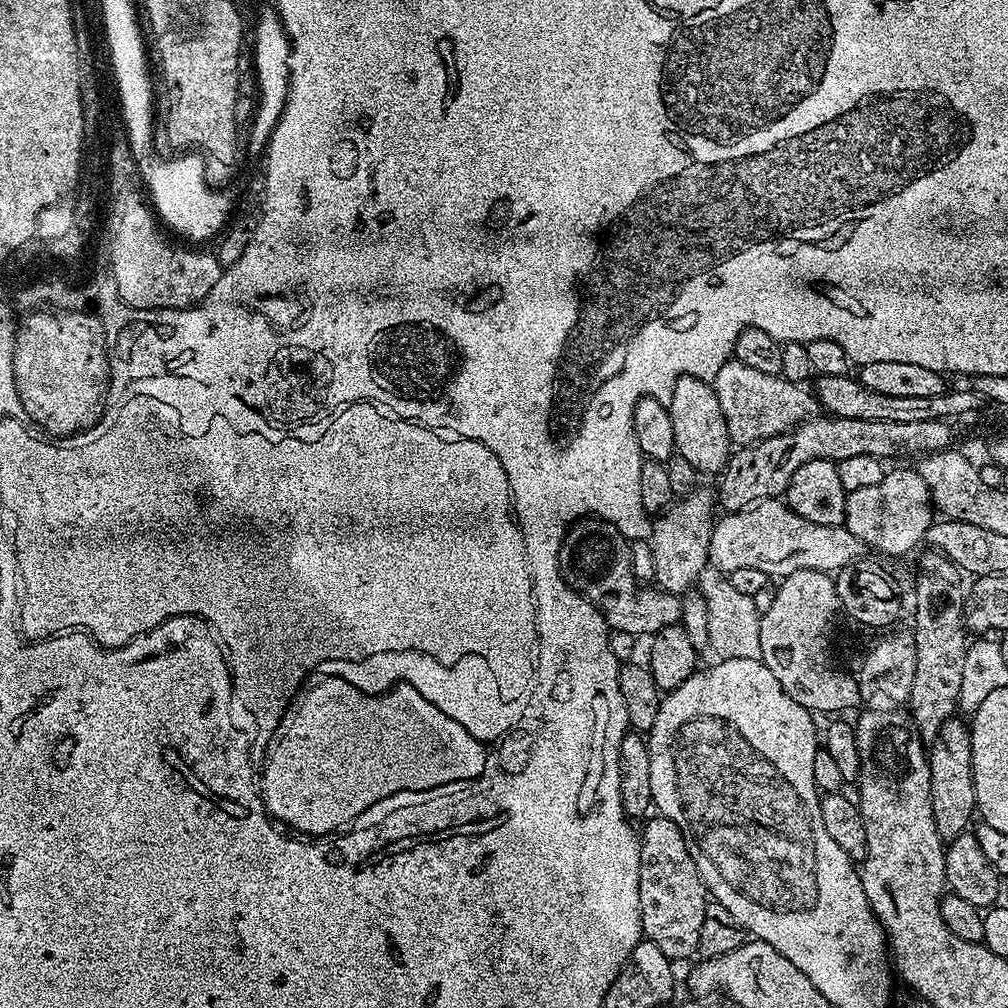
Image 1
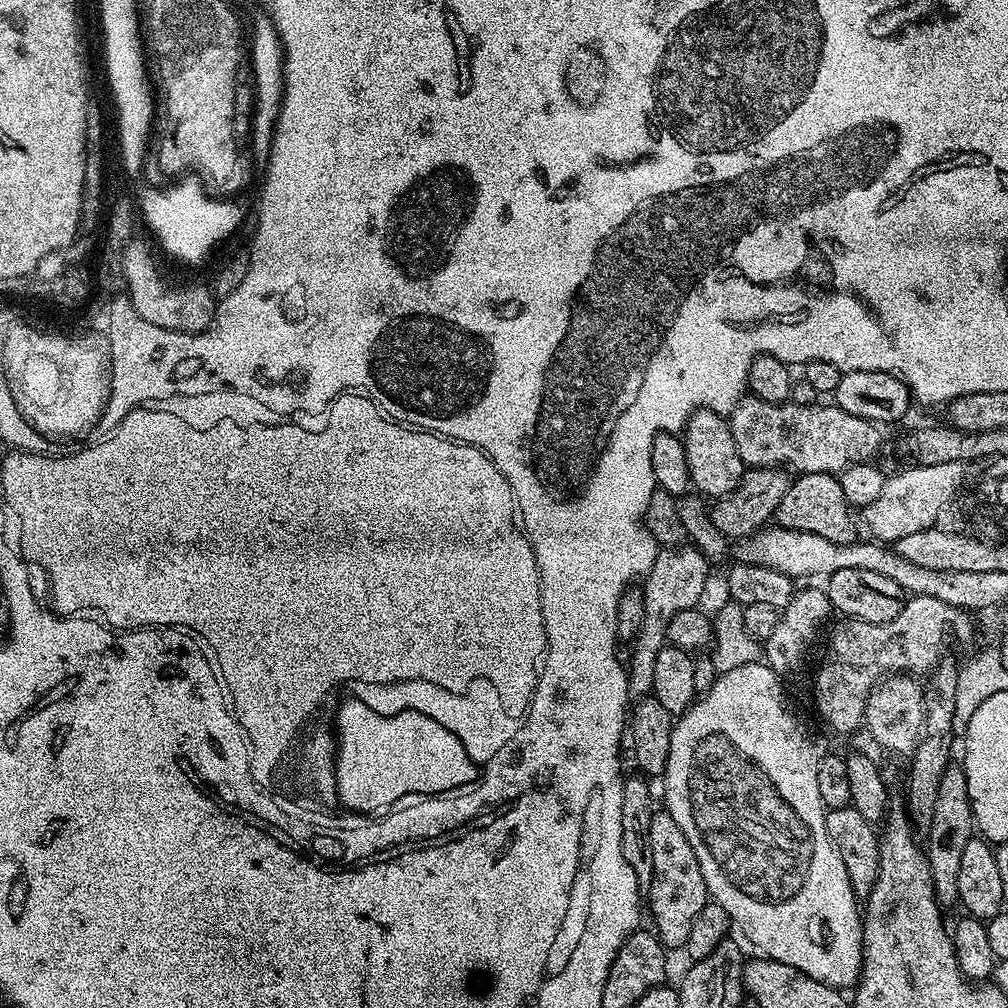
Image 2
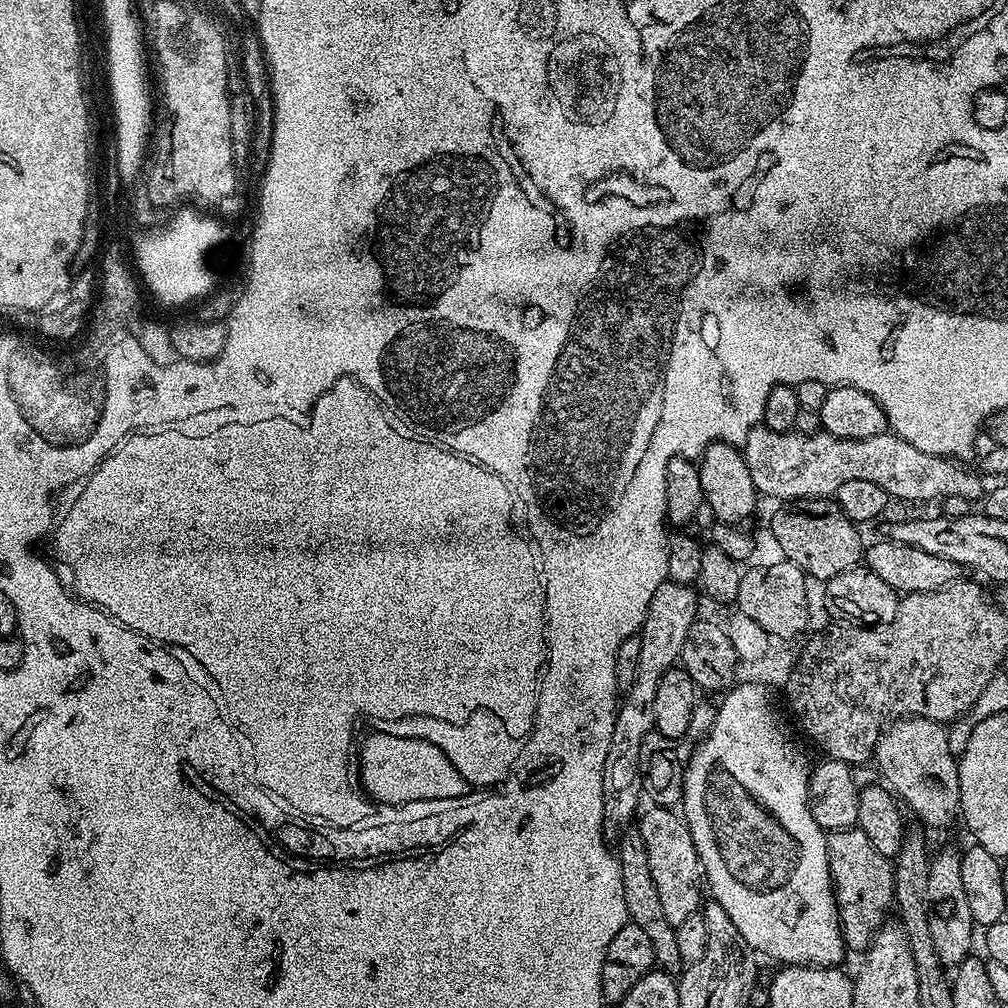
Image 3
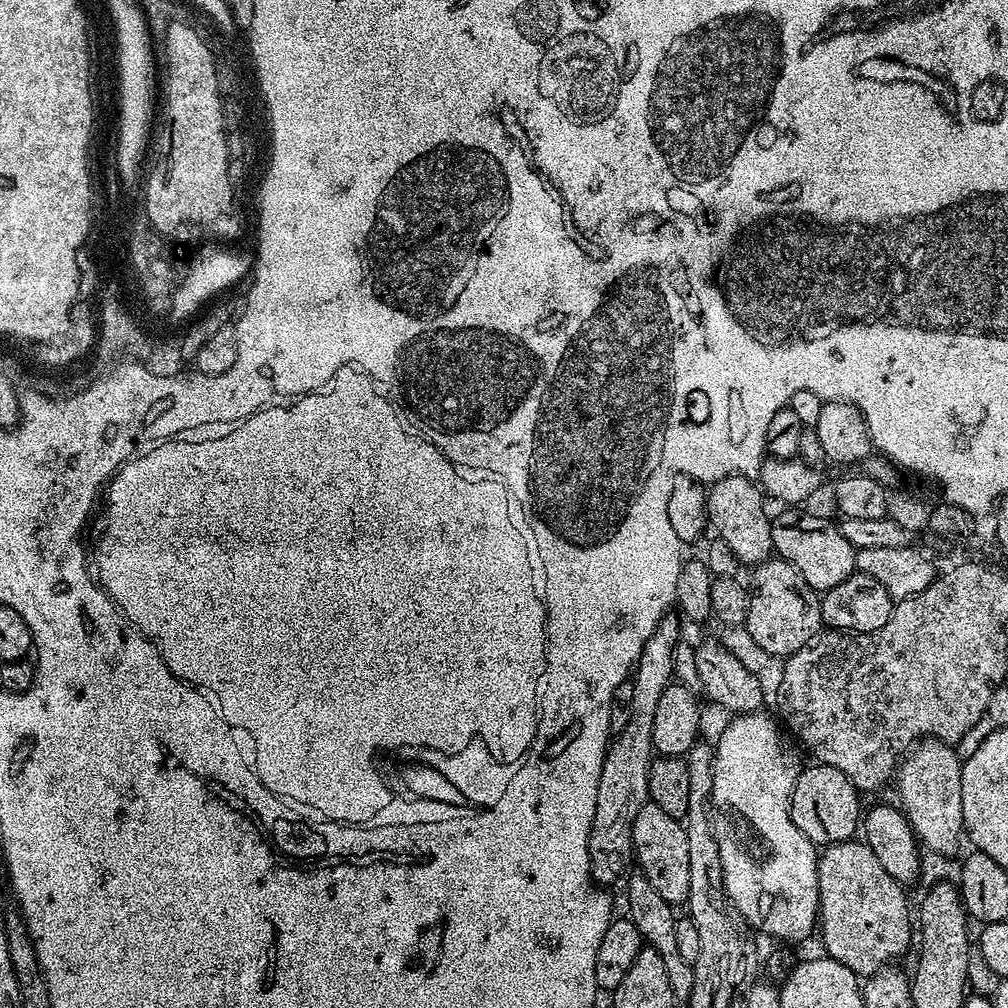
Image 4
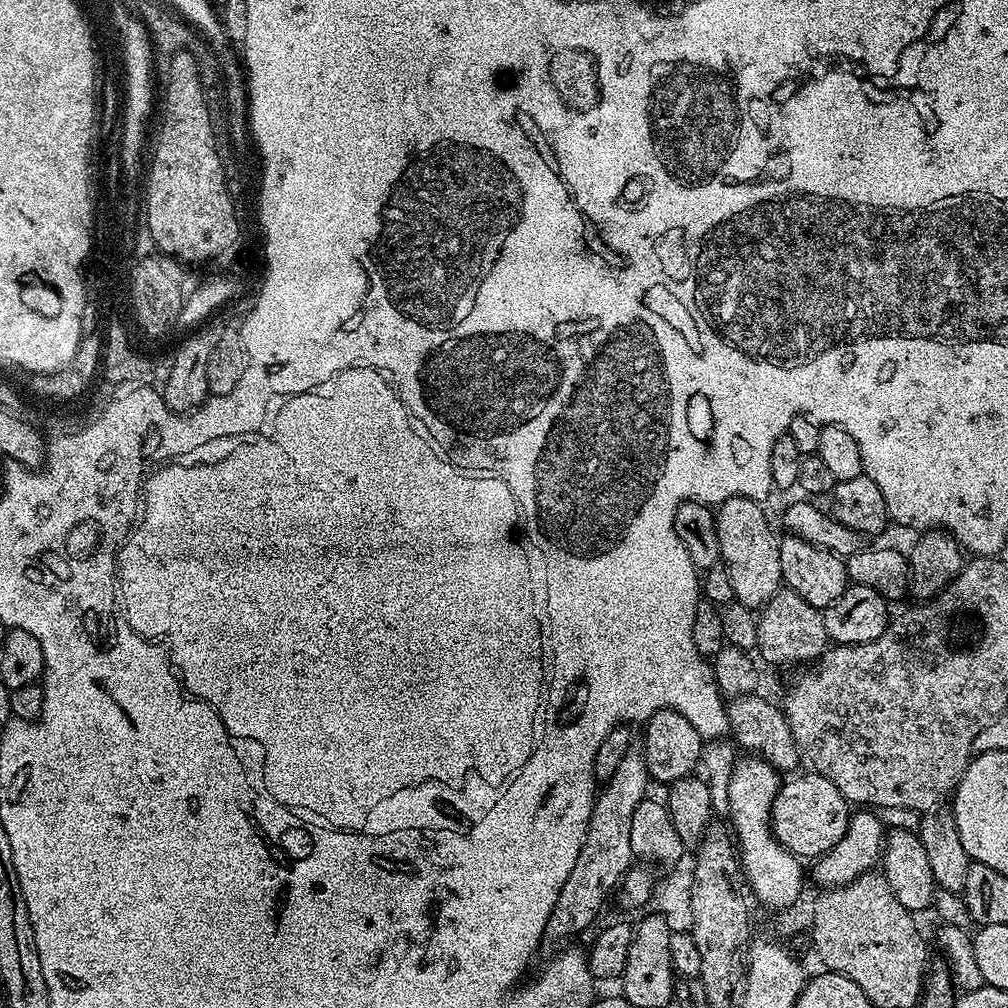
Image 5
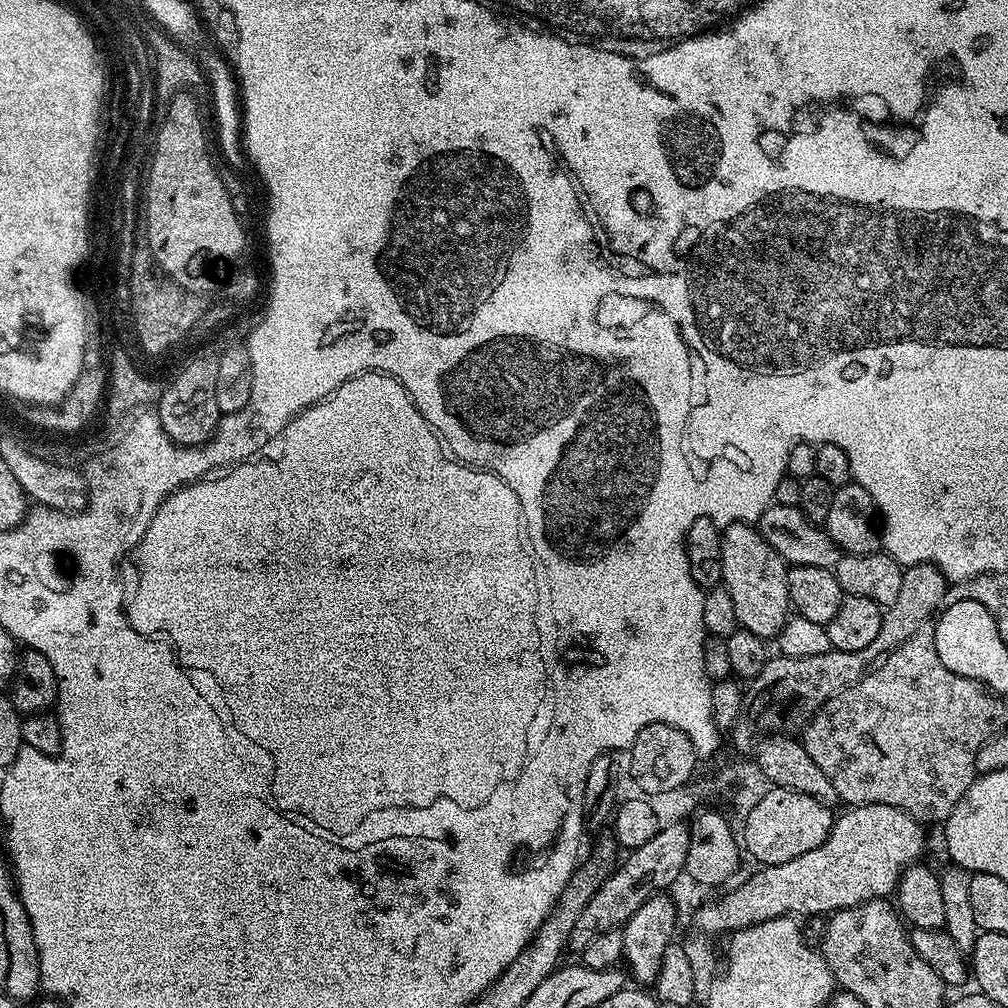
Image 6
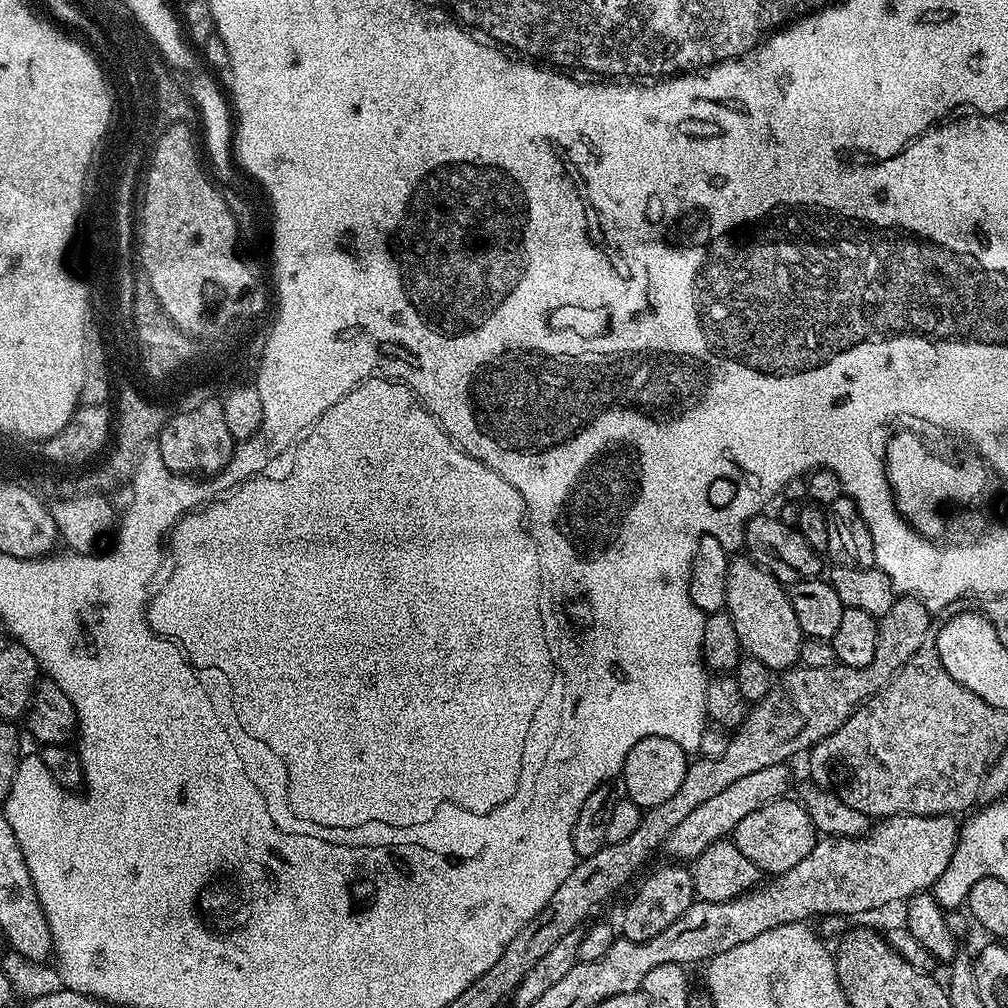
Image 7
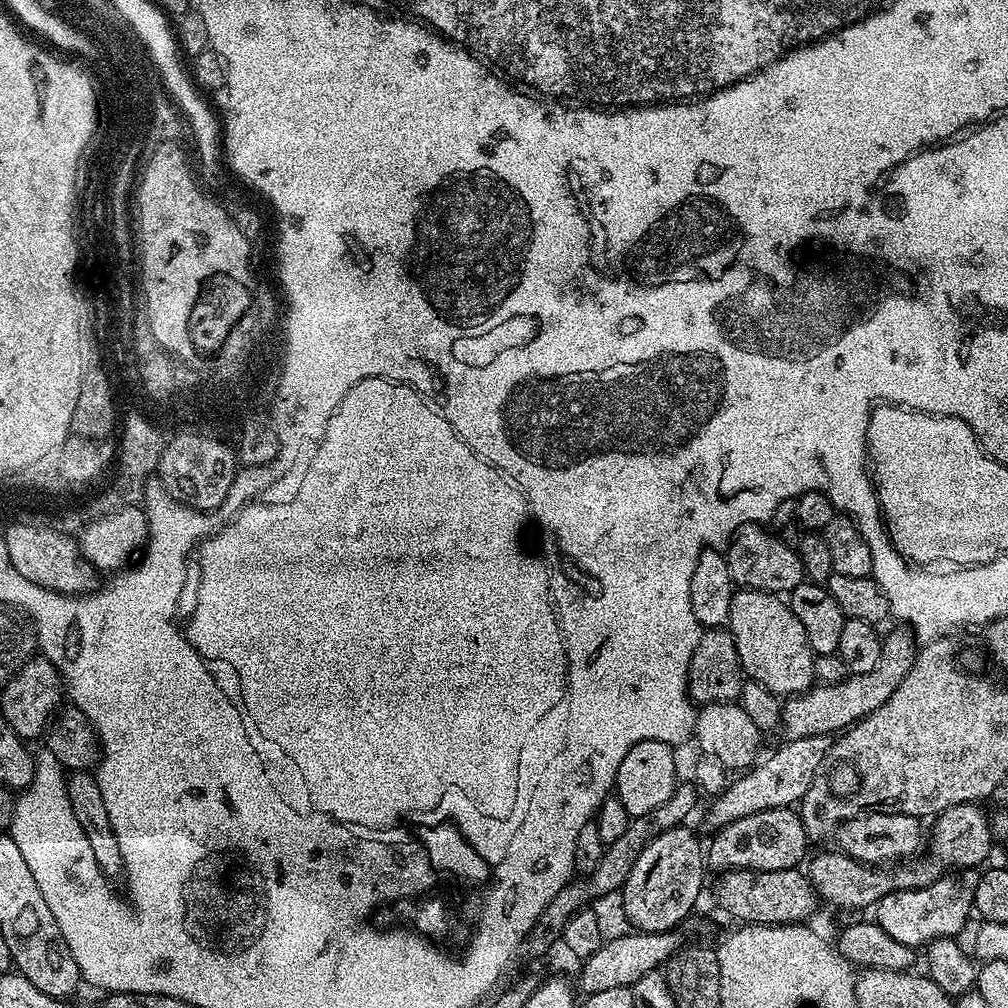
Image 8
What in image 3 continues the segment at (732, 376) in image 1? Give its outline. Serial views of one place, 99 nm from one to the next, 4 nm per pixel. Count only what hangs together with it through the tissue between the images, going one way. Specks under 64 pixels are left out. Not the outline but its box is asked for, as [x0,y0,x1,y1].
[742,426,986,502]

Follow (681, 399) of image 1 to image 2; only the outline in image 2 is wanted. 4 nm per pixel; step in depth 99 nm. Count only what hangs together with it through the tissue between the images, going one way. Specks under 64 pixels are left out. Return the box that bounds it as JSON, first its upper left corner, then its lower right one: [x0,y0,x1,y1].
[682,408,746,498]

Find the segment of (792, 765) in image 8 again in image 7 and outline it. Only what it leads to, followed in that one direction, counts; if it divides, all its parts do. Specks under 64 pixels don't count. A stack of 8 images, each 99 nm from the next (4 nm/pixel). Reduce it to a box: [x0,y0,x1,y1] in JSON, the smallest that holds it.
[662,763,792,862]

